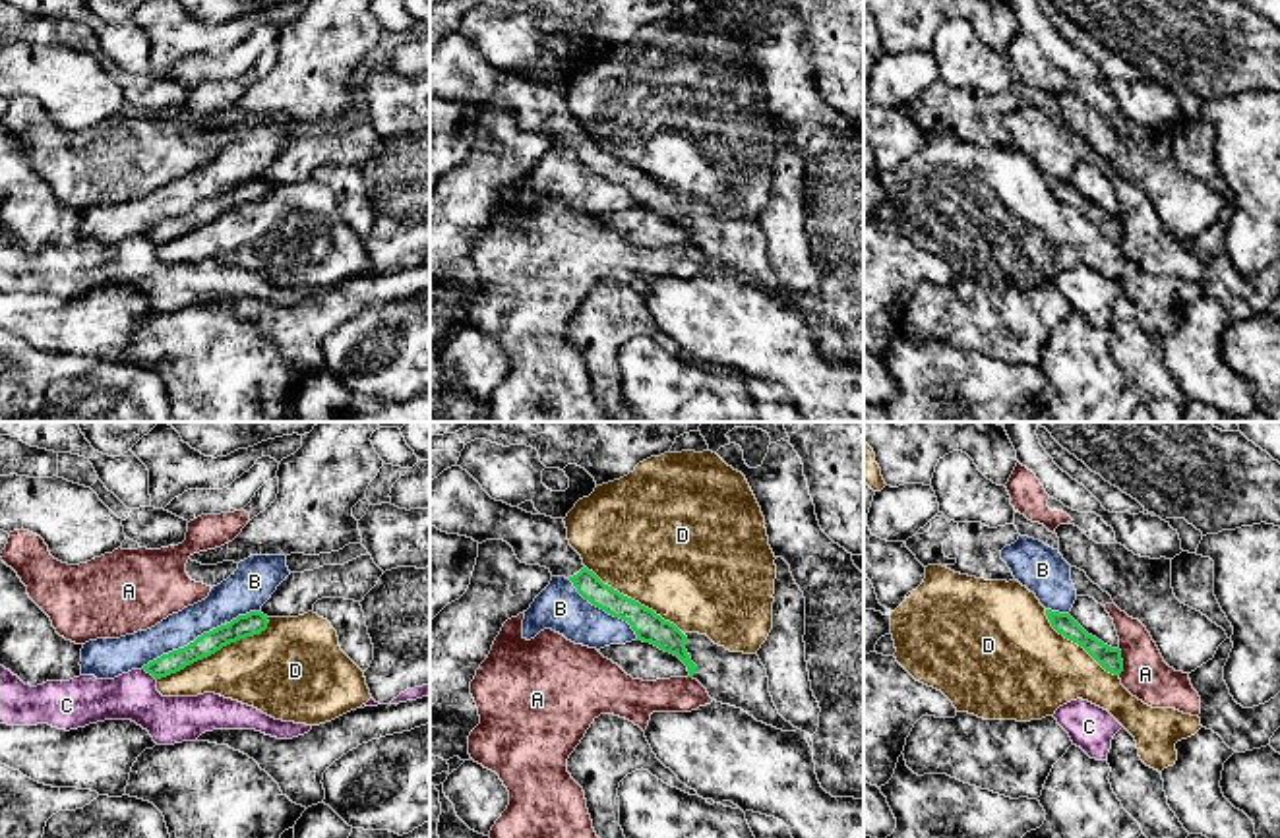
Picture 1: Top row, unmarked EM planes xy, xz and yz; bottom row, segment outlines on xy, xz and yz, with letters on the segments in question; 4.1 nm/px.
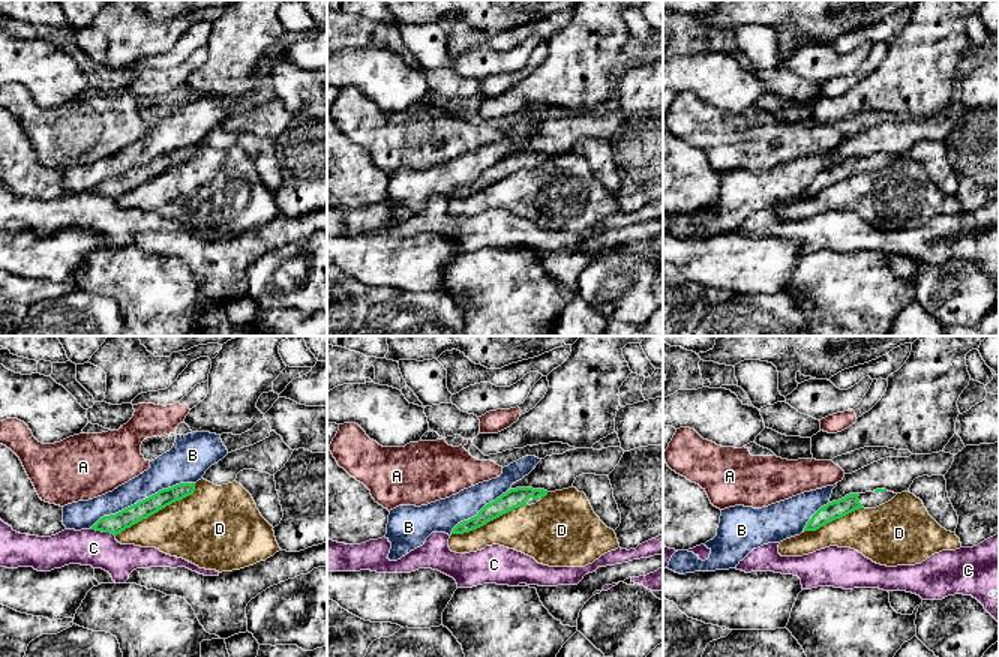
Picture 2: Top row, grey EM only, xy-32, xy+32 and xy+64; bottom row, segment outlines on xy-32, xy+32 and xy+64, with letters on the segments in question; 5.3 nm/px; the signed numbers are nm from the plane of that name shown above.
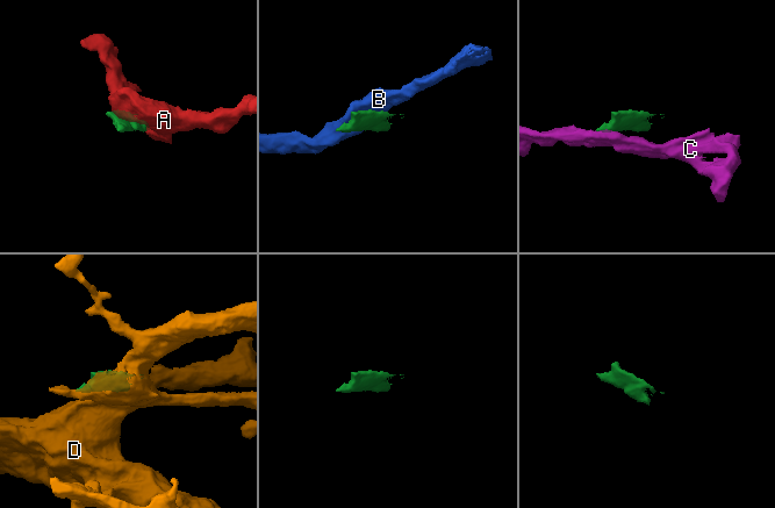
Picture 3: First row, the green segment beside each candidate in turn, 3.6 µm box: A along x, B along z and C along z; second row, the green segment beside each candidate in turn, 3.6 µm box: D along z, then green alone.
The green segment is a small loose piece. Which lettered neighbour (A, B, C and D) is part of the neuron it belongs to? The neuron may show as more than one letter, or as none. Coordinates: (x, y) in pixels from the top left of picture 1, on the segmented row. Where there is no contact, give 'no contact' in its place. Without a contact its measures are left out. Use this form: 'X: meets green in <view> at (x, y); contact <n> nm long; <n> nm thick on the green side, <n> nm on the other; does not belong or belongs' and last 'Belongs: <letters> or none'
A: meets green in yz at (1122, 662); contact 110 nm long; 100 nm thick on the green side, 190 nm on the other; does not belong
B: meets green in xy at (198, 637); contact 550 nm long; 100 nm thick on the green side, 170 nm on the other; does not belong
C: meets green in xy at (150, 672); contact 80 nm long; 90 nm thick on the green side, 200 nm on the other; does not belong
D: meets green in xy at (215, 651); contact 550 nm long; 100 nm thick on the green side, 320 nm on the other; does not belong
Belongs: none

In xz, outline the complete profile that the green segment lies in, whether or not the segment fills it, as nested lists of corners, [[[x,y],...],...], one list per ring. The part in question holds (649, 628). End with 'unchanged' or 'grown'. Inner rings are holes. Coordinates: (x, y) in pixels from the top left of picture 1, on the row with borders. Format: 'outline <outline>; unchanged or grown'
outline [[[461,466],[443,470],[430,480],[430,524],[482,544],[507,542],[517,559],[546,567],[552,577],[565,577],[593,606],[631,625],[637,639],[678,656],[716,703],[742,708],[757,722],[782,732],[796,732],[769,693],[767,670],[757,654],[730,652],[707,635],[682,633],[653,610],[604,584],[583,565],[569,546],[564,519],[533,515],[492,499]]]; grown

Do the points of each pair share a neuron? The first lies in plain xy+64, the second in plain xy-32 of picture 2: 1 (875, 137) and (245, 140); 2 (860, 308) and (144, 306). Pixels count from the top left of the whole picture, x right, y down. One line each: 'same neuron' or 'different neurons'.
1: different neurons
2: same neuron

